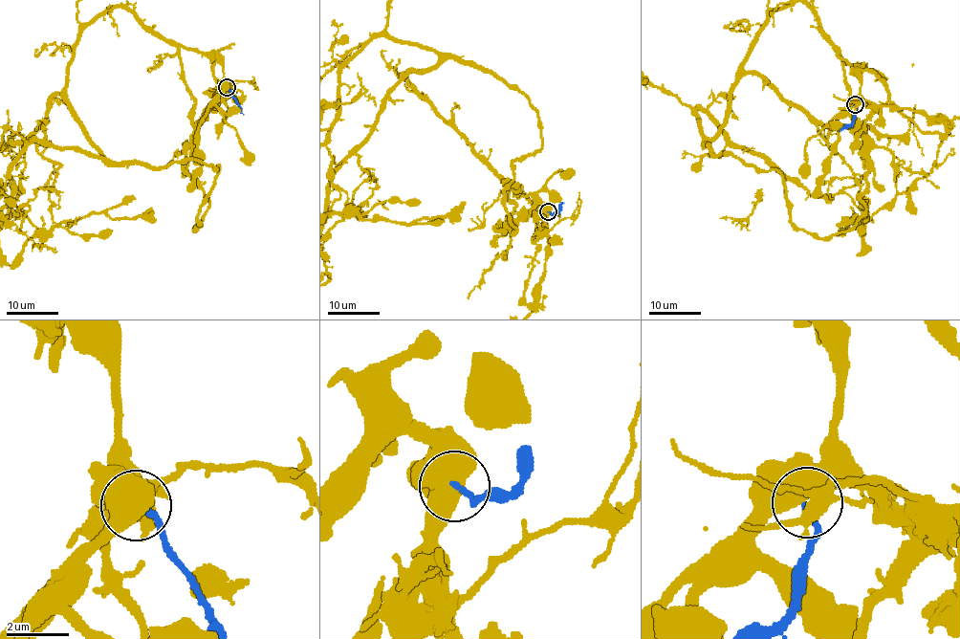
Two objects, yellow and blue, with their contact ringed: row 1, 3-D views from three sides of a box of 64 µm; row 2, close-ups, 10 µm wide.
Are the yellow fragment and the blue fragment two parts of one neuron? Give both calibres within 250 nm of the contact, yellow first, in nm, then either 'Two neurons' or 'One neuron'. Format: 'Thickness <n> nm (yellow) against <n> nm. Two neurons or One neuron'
Thickness 800 nm (yellow) against 190 nm. Two neurons

